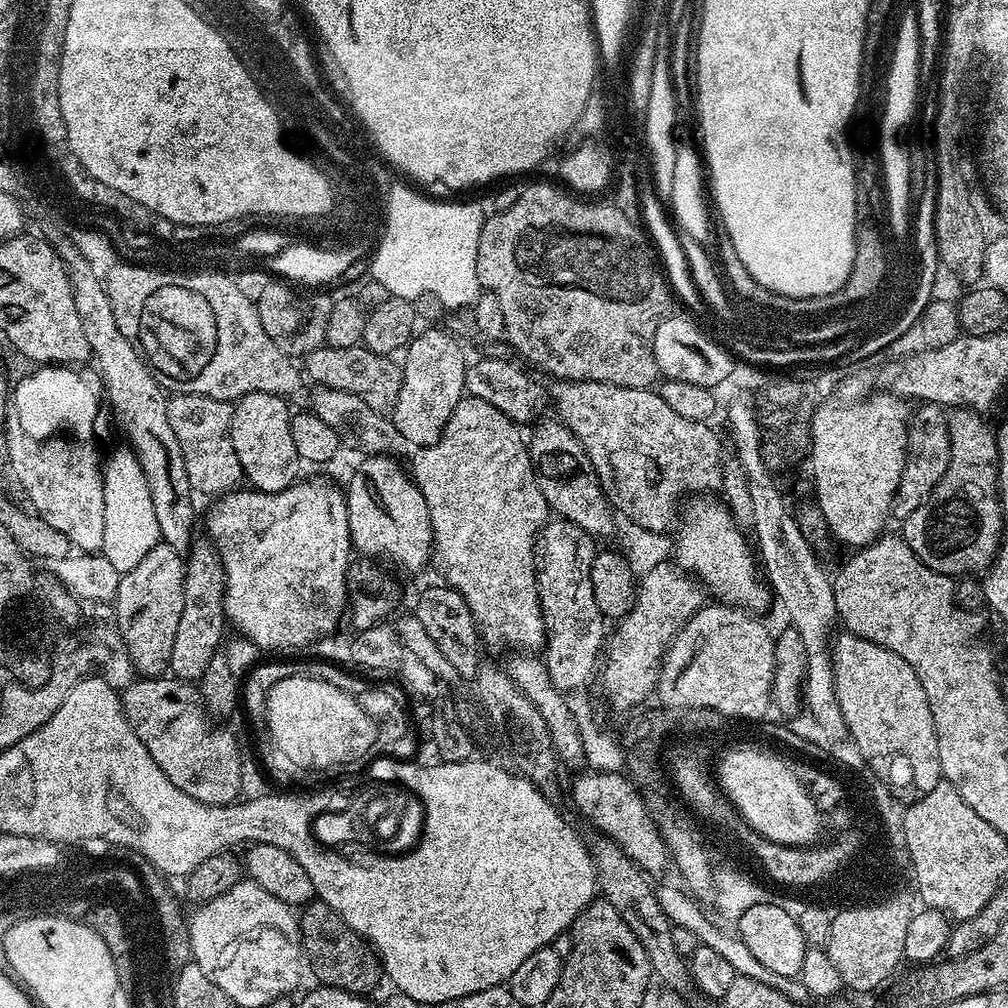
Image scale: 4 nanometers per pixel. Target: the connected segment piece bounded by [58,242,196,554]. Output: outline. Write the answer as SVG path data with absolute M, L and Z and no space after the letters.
M65 242L59 245L58 253L60 257L67 257L64 266L68 270L78 322L82 322L82 334L86 334L86 342L92 351L91 359L94 364L96 360L96 368L100 371L98 380L107 407L108 404L112 407L112 416L128 439L125 440L127 447L136 453L146 474L161 541L178 553L187 553L194 539L192 527L196 524L196 508L192 505L194 491L188 481L182 450L178 446L178 438L174 438L174 430L170 430L169 397L154 374L150 374L146 362L142 362L134 346L126 342L126 334L118 330L118 322L114 322L114 310L110 310L110 298L104 296L105 292L100 292L93 267L85 263L83 251L76 249L71 242Z

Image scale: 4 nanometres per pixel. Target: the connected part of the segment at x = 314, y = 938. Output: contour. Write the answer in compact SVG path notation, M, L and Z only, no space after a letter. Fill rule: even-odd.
M319 898L312 899L303 905L298 916L300 942L306 964L312 967L321 985L329 988L340 988L352 993L368 994L379 980L382 980L382 969L371 944L363 940L326 902Z

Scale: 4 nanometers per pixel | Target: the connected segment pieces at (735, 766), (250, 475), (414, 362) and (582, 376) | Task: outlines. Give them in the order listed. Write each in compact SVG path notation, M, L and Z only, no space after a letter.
M725 751L721 756L714 775L735 811L754 831L779 844L807 846L821 839L822 826L816 823L816 808L809 804L810 796L777 760L768 759L767 753L754 752Z
M251 392L235 401L232 409L232 441L234 454L238 454L238 462L244 471L244 480L257 492L281 492L290 485L297 483L301 475L302 461L298 450L294 450L294 438L290 438L290 426L293 413L288 412L289 401L282 396L266 394L265 392Z
M440 328L417 331L408 341L403 356L404 377L390 419L412 446L425 448L438 442L446 422L450 422L450 414L454 414L454 406L458 406L458 402L466 395L466 359L459 342Z
M626 176L626 178L620 179L614 190L614 204L583 204L580 199L575 195L569 194L563 187L555 188L557 186L552 182L544 182L548 184L532 184L529 188L526 186L520 188L520 197L517 202L514 203L508 210L502 210L501 212L493 211L491 215L487 217L484 221L484 225L482 226L482 234L478 238L478 266L476 269L478 270L478 282L480 283L481 289L485 293L492 293L494 298L498 298L498 303L502 306L502 315L503 321L505 323L504 336L506 340L509 340L512 343L512 348L517 352L518 355L521 356L519 359L521 361L529 360L532 364L537 364L538 367L541 368L544 372L549 372L549 377L558 379L558 380L589 380L590 382L606 382L607 384L613 384L614 386L626 386L627 388L652 388L653 385L657 383L658 377L660 376L660 367L656 365L656 359L654 358L654 334L658 330L658 326L663 322L664 317L669 315L670 309L668 308L671 304L674 304L674 295L672 293L672 289L669 288L668 279L665 276L665 271L661 267L661 260L658 257L656 249L653 247L651 240L645 233L645 229L641 227L641 215L640 215L640 205L638 201L637 194L637 185L636 181L634 181L633 177Z

